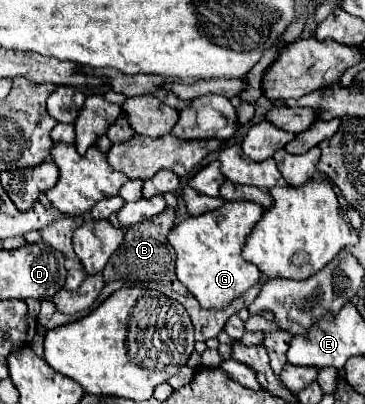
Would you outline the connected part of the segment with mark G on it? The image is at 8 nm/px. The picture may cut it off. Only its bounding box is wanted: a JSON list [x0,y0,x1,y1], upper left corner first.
[168,200,264,310]

